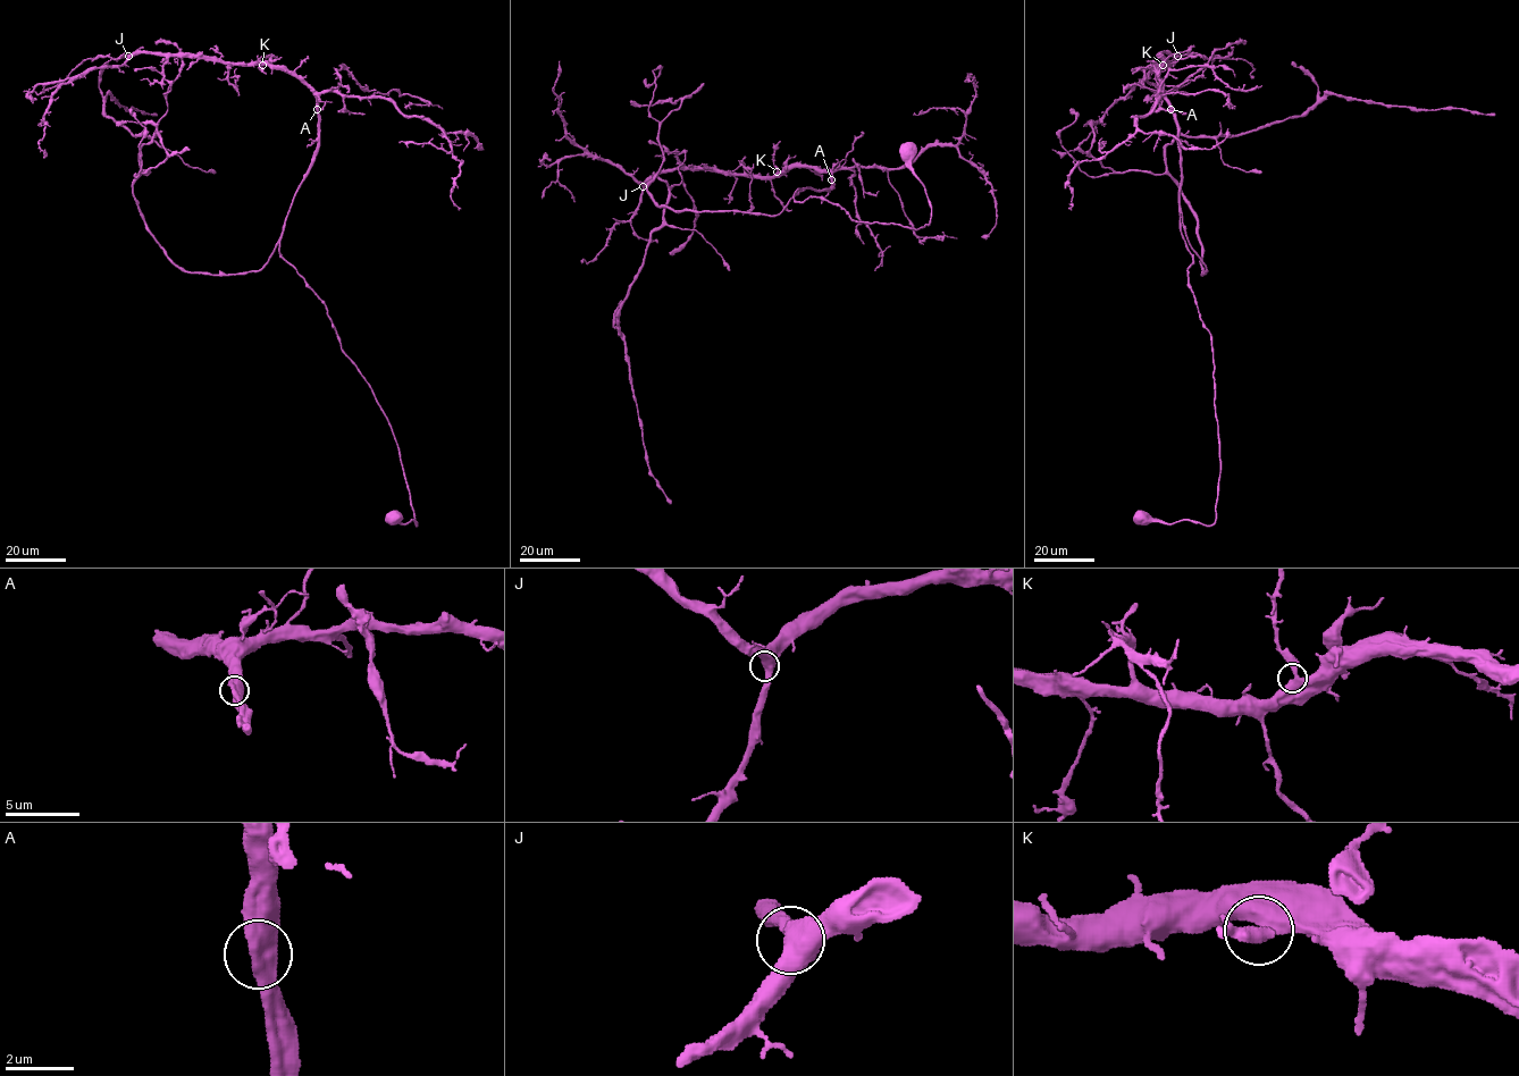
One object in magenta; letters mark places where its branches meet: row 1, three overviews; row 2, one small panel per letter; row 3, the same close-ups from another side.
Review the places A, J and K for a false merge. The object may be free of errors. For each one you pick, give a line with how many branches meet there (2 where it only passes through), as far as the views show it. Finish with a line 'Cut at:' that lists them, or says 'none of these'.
Cut at: none of these

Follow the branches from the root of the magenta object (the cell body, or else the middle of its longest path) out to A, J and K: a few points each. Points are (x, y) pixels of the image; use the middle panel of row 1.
A: (907, 152), (931, 208), (919, 228), (853, 220), (820, 196), (795, 200), (797, 190), (827, 190), (831, 179)
J: (907, 152), (931, 208), (919, 228), (796, 201), (832, 185), (810, 167), (672, 169), (643, 186)
K: (907, 152), (931, 208), (919, 228), (796, 201), (832, 178), (777, 171)

